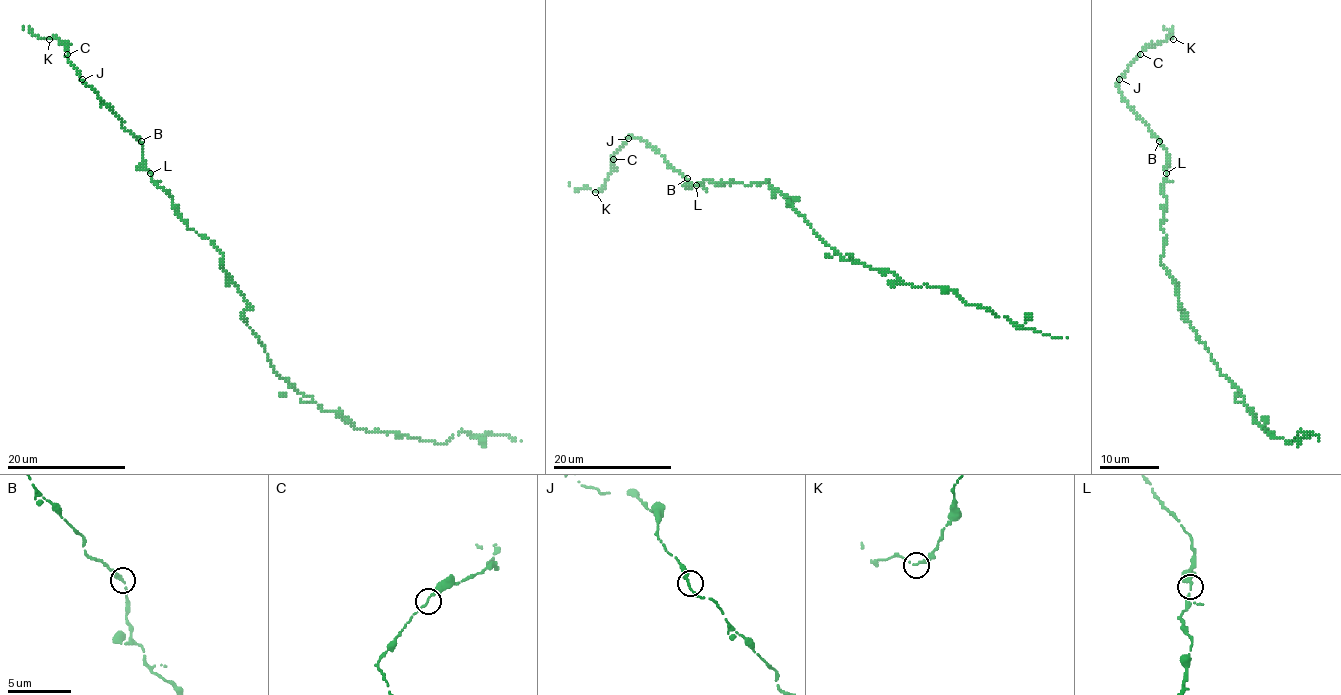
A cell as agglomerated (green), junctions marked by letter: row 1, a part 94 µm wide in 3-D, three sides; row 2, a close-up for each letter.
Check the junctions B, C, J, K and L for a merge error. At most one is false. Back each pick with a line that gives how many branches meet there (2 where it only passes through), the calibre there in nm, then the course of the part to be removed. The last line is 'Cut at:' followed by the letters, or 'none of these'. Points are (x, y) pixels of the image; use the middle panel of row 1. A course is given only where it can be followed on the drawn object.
Cut at: none of these

